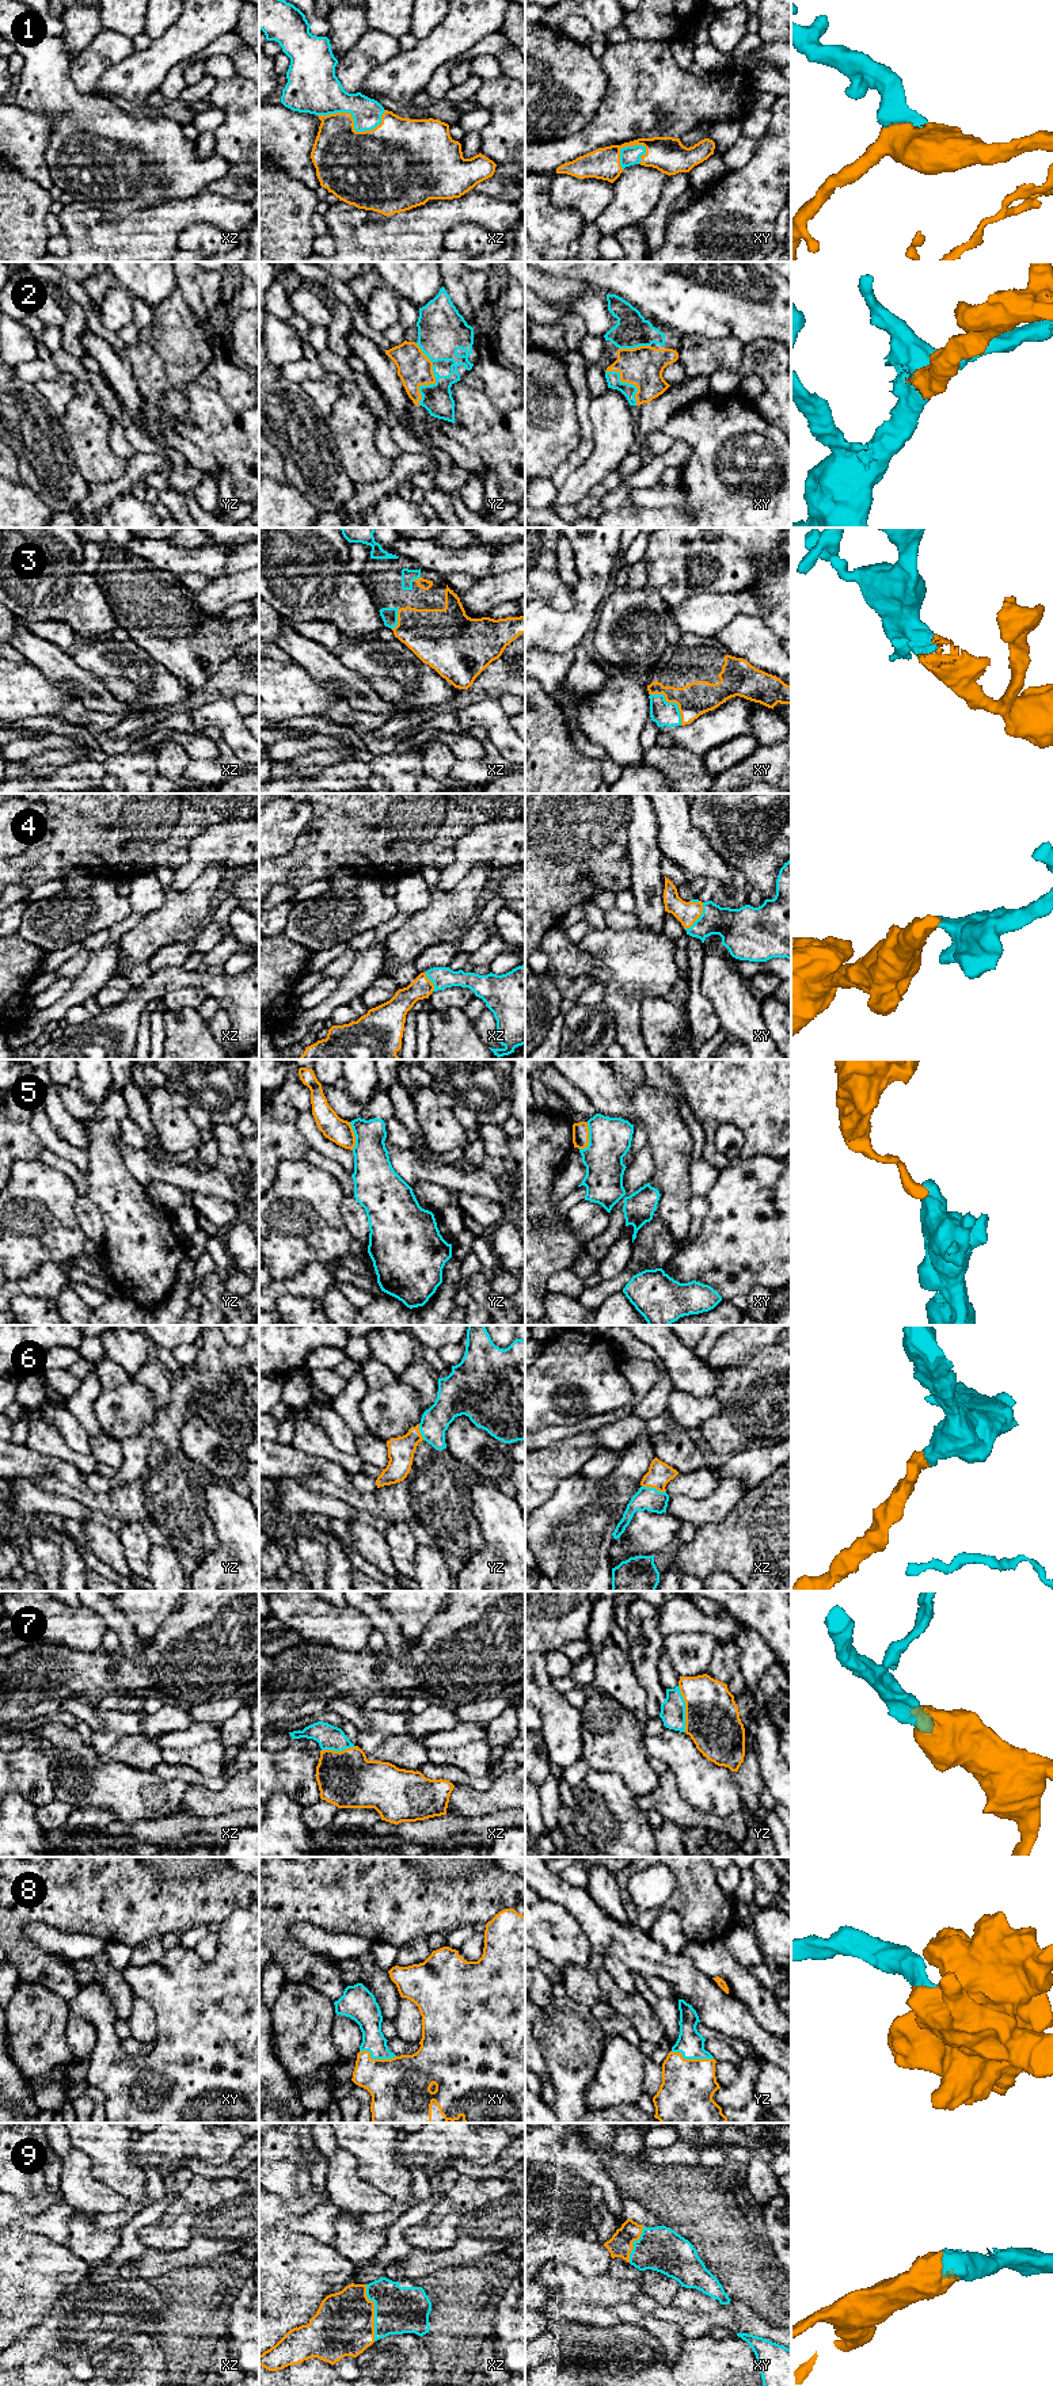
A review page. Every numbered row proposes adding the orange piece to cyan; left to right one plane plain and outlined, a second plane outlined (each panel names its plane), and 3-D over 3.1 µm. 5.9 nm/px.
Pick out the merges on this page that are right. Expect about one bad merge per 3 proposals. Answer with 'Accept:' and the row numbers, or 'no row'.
Accept: 1, 2, 3, 4, 6, 7, 8, 9

